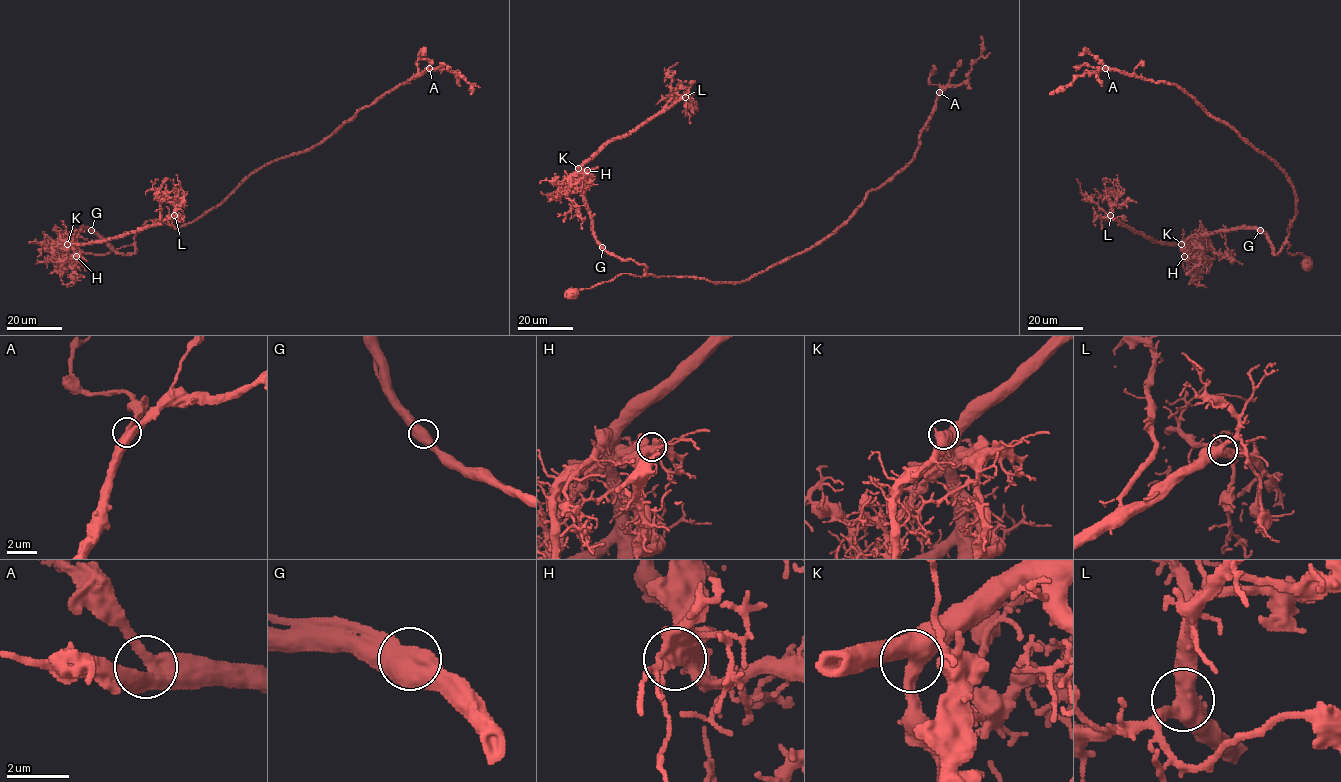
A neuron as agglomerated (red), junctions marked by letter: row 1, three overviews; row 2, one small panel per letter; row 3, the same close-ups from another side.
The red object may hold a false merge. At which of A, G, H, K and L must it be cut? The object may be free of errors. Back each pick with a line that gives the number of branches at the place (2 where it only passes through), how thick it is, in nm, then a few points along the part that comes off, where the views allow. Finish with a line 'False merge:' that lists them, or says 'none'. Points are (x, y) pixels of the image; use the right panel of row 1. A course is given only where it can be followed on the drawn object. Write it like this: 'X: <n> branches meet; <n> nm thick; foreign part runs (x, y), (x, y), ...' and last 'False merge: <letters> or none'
False merge: none

